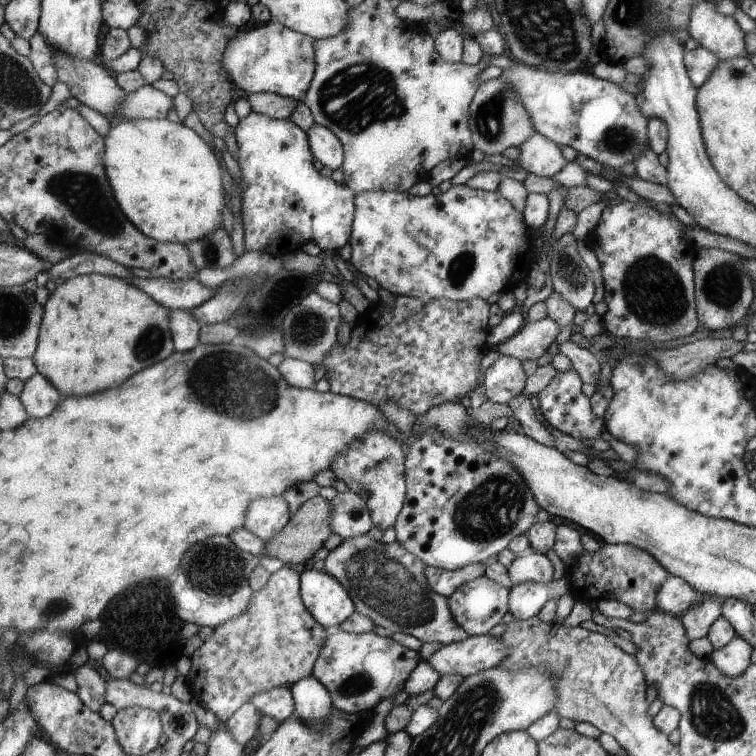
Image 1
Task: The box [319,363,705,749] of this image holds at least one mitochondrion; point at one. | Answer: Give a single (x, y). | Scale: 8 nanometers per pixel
(382, 583)

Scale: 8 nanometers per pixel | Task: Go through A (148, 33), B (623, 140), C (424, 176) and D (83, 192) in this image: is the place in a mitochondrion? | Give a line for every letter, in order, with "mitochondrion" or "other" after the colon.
A: other
B: mitochondrion
C: other
D: mitochondrion

